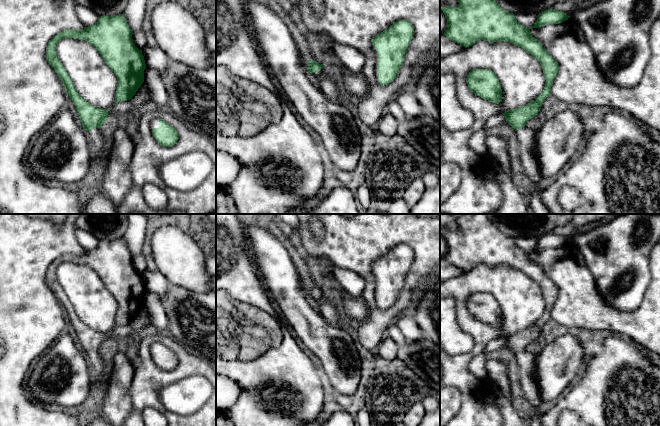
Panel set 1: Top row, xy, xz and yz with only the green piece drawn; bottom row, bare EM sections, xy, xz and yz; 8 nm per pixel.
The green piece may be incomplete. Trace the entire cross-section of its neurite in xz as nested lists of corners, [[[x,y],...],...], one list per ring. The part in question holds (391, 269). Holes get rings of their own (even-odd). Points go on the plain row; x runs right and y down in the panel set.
[[[397,237],[390,238],[393,248],[371,264],[371,272],[375,276],[375,289],[373,297],[379,309],[391,307],[397,300],[403,288],[404,281],[409,286],[417,288],[414,293],[415,303],[418,297],[428,289],[431,289],[435,279],[410,279],[407,273],[410,271],[414,253],[407,244],[400,244]]]

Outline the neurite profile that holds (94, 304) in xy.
[[[64,262],[56,275],[80,320],[101,333],[115,327],[117,301],[94,270],[85,264]]]

